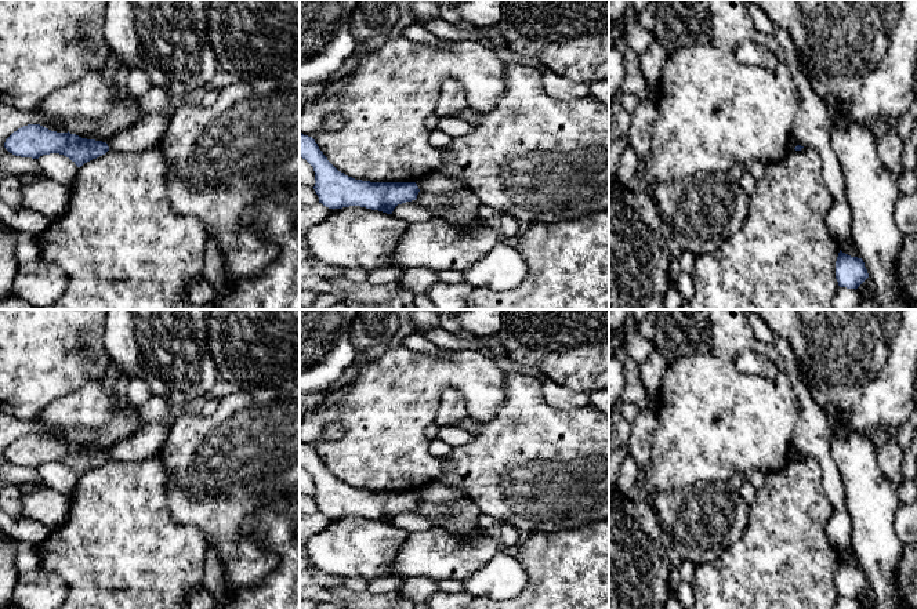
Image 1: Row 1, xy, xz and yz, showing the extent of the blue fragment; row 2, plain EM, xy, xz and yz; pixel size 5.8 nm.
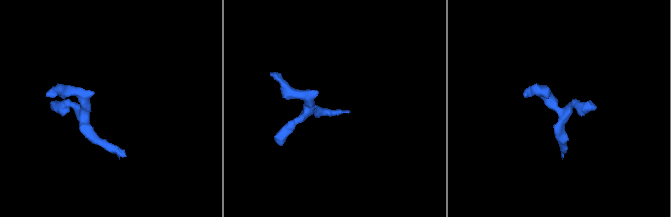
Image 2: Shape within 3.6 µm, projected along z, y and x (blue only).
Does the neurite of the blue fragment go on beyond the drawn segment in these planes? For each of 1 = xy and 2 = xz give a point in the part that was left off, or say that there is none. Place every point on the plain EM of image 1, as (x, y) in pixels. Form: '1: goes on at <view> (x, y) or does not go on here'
1: does not go on here
2: does not go on here

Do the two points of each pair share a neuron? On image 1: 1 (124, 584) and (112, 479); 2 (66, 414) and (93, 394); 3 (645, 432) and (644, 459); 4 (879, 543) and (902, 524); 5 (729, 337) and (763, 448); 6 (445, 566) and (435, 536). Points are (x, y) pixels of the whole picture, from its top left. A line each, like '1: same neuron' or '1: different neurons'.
1: same neuron
2: same neuron
3: same neuron
4: different neurons
5: same neuron
6: same neuron

